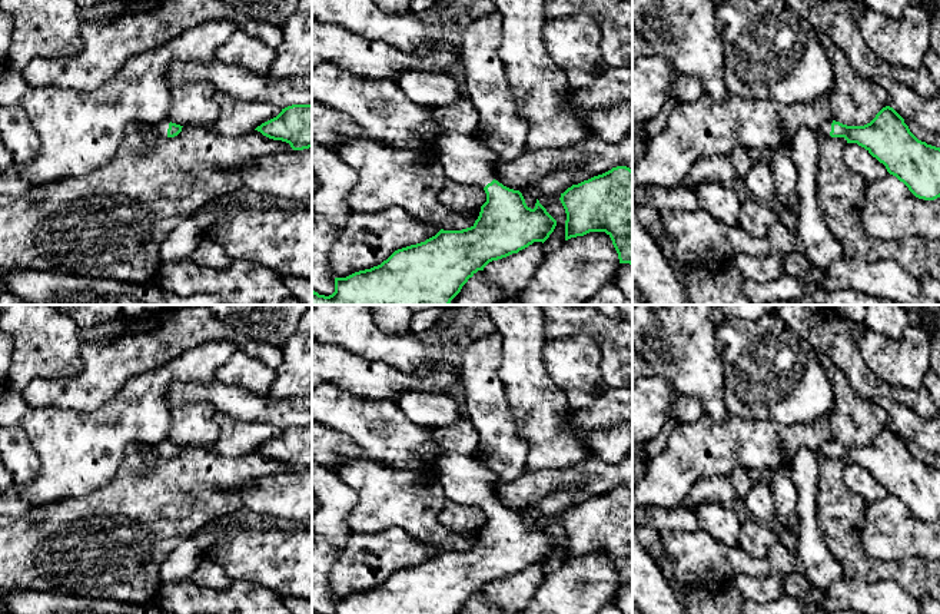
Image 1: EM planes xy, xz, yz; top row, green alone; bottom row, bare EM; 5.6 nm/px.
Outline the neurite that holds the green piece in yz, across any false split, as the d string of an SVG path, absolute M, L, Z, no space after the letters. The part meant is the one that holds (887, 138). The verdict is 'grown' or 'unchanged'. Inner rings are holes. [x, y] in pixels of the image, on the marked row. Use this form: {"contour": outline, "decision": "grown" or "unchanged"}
{"contour": "M883 107L864 126L847 126L833 120L818 129L800 127L788 145L798 175L794 230L804 242L803 252L811 266L821 271L827 271L843 256L843 246L827 228L816 195L818 140L824 136L844 137L847 143L864 147L916 198L940 198L940 147L919 140L893 107Z", "decision": "grown"}

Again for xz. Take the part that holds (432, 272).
{"contour": "M442 132L434 150L449 180L481 186L485 190L486 202L481 206L475 223L462 230L441 229L425 242L395 250L378 266L346 278L335 278L332 295L312 291L312 305L449 305L468 279L484 271L489 262L518 253L534 242L544 243L554 232L557 220L538 199L531 209L519 190L494 179L498 155L481 145L474 135Z", "decision": "grown"}

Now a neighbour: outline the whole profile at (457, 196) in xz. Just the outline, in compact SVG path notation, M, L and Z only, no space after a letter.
M448 179L438 195L438 200L451 210L481 209L486 202L486 193L481 186L456 183Z

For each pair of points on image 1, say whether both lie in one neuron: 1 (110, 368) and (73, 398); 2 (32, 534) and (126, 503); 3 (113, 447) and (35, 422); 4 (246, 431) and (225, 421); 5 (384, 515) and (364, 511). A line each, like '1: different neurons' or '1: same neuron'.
1: same neuron
2: same neuron
3: same neuron
4: same neuron
5: same neuron

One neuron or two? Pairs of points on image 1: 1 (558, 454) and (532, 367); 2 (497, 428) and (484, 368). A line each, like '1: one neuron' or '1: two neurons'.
1: one neuron
2: one neuron

